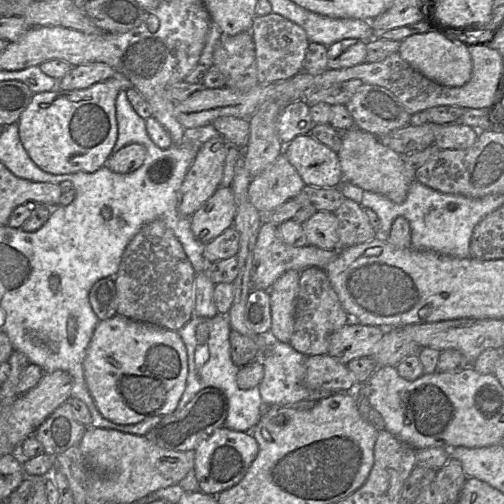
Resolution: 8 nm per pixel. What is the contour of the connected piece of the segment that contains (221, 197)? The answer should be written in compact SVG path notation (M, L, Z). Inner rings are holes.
M219 186L191 216L191 230L198 241L207 244L233 227L236 205L231 187Z

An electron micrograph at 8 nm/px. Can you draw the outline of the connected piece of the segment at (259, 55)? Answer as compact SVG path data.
M272 12L265 16L255 17L251 34L255 43L259 84L270 84L278 80L289 79L303 71L303 63L310 41L301 26Z

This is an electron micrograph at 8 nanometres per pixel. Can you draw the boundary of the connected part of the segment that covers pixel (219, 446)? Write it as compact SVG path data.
M226 427L216 429L193 452L193 470L202 493L216 496L242 480L258 454L258 443L250 433L237 432Z

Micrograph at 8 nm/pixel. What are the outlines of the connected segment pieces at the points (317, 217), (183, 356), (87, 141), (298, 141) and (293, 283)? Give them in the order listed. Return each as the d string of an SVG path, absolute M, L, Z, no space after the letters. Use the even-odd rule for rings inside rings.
M316 212L302 224L308 245L336 250L339 243L338 219L332 212Z
M115 314L99 321L83 361L87 389L100 414L112 423L132 425L154 416L174 413L186 388L187 351L177 331L137 322Z
M119 74L80 90L33 94L17 122L19 138L31 160L53 175L93 173L106 165L117 140L115 102L121 89L132 87Z
M311 134L295 137L283 154L306 186L336 188L344 181L338 155Z
M289 270L272 285L268 294L271 299L271 336L282 343L289 343L294 331L294 315L299 291L301 271Z

